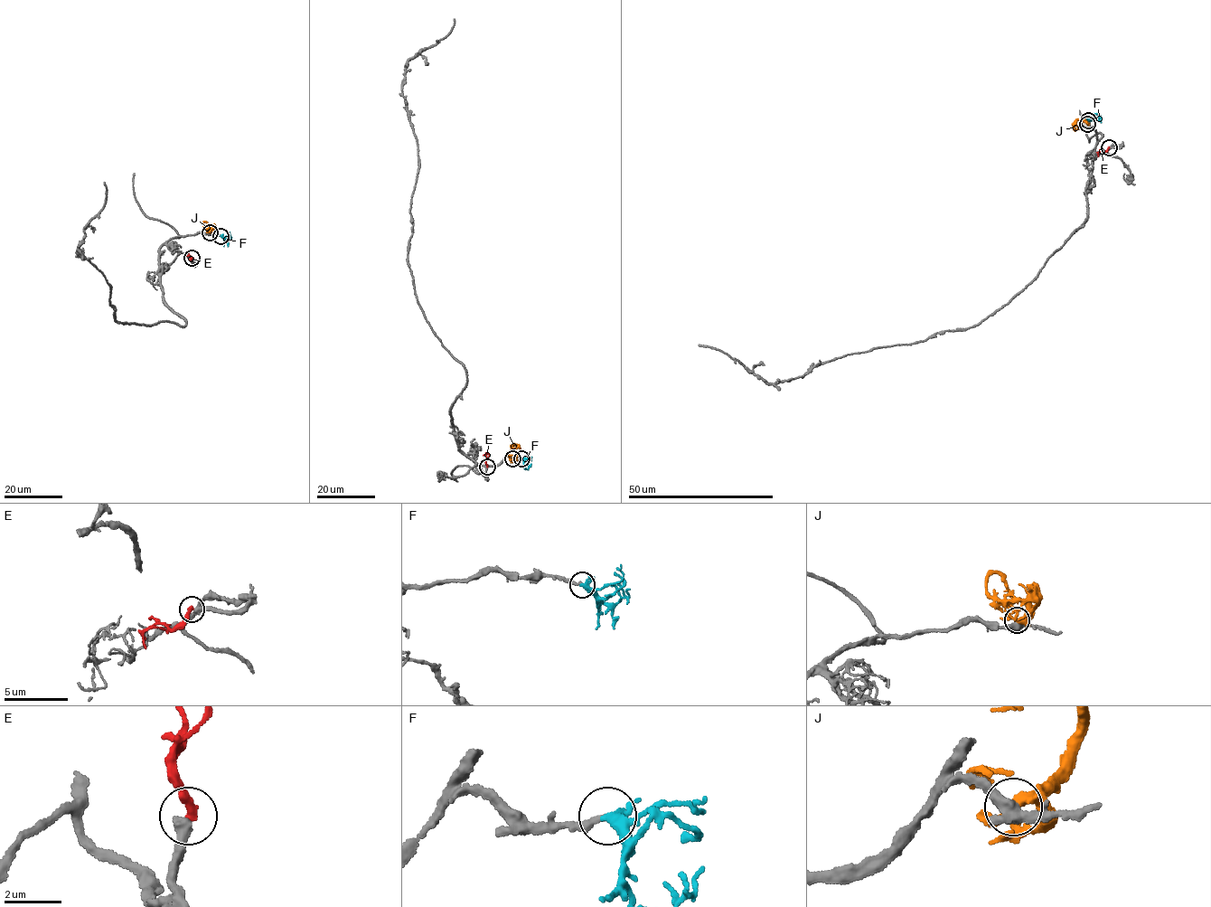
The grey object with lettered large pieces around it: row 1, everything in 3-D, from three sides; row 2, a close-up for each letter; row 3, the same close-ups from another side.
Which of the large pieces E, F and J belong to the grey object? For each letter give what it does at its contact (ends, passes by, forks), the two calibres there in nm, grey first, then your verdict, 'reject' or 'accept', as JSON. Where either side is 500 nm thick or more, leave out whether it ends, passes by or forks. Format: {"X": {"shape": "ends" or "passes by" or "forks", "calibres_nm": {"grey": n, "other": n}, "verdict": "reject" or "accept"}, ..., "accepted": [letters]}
{"E": {"shape": "ends", "calibres_nm": {"grey": 420, "other": 320}, "verdict": "reject"}, "F": {"shape": "forks", "calibres_nm": {"grey": 200, "other": 260}, "verdict": "accept"}, "J": {"shape": "forks", "calibres_nm": {"grey": 360, "other": 280}, "verdict": "reject"}, "accepted": ["F"]}

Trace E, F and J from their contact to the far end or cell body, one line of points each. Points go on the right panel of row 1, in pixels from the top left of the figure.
E: (1109, 147), (1099, 152), (1098, 156)
F: (1088, 120), (1096, 119), (1099, 115), (1093, 114)
J: (1088, 124), (1077, 120), (1077, 127)

